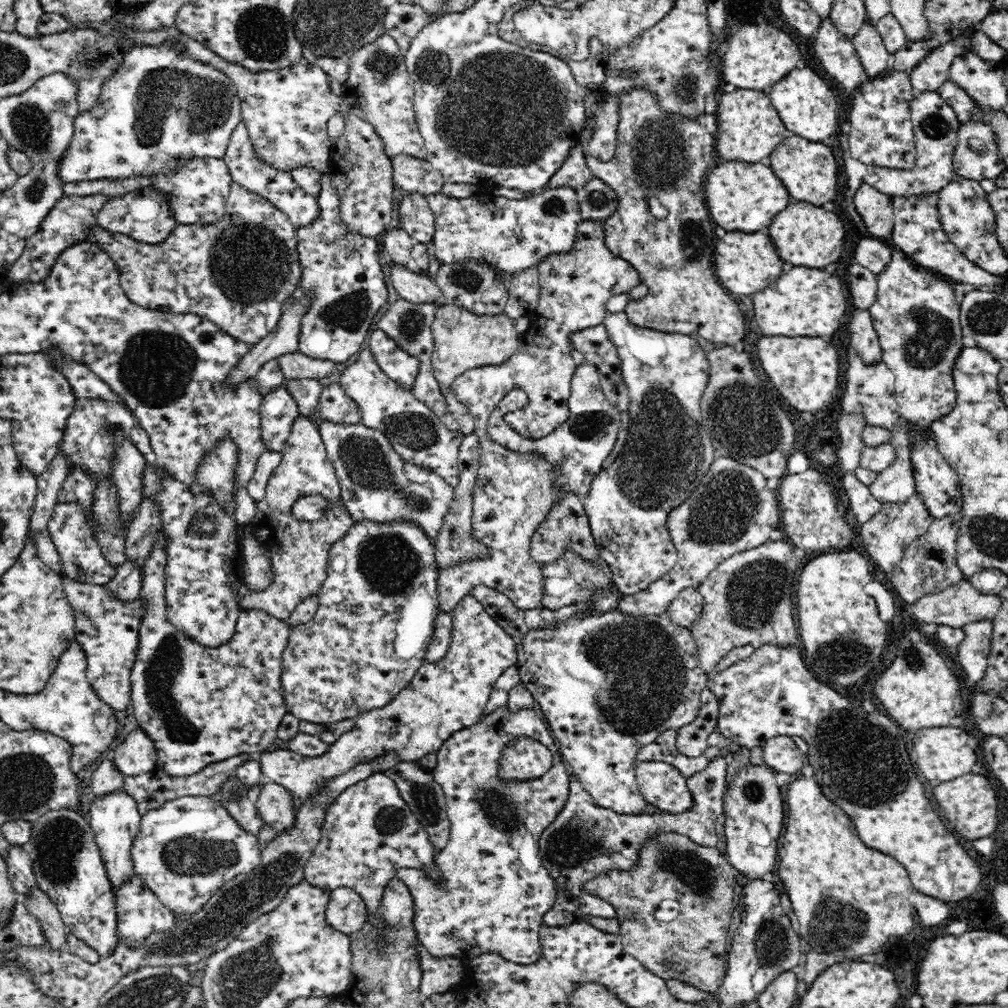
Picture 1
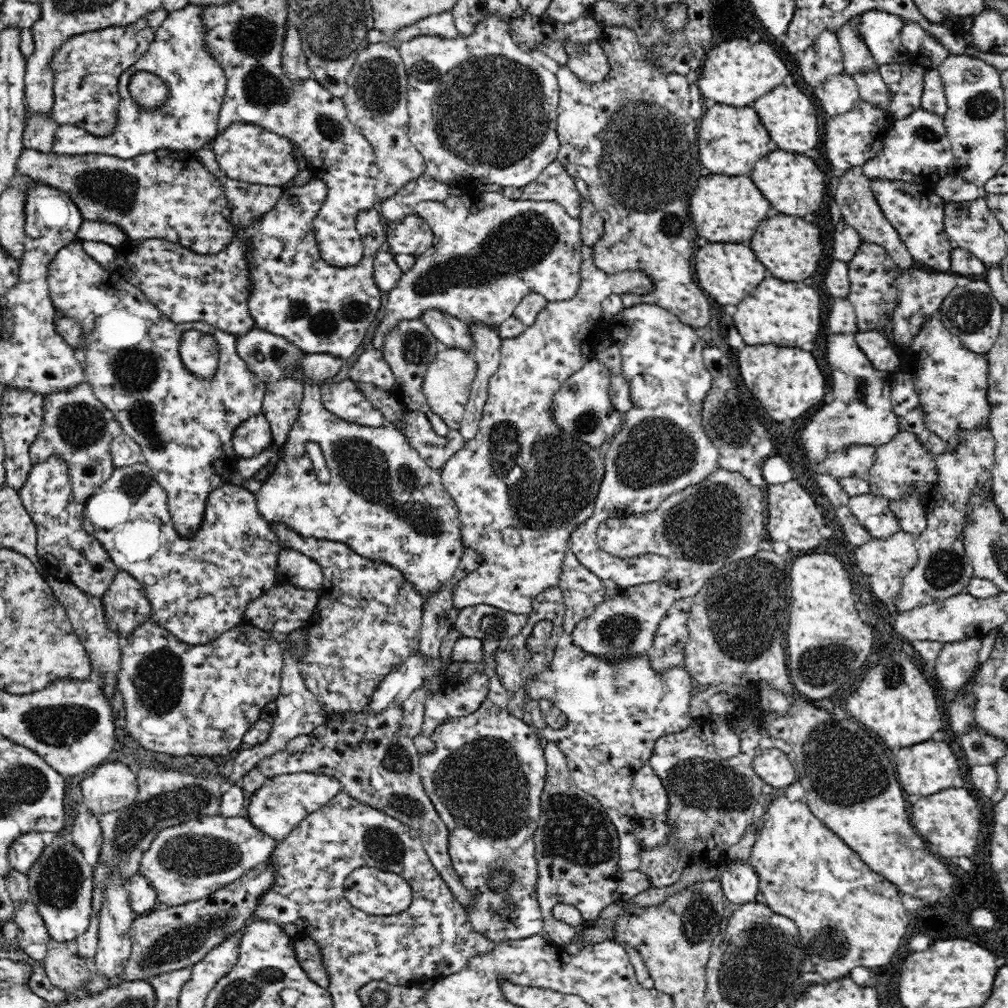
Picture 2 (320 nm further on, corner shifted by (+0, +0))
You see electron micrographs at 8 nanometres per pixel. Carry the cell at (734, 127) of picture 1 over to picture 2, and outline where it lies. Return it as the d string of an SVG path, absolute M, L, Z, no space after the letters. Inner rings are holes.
M716 103L710 109L704 109L698 123L700 124L699 136L697 137L700 161L702 167L708 168L712 174L746 176L753 171L758 160L778 149L778 145L768 133L767 126L764 126L763 121L760 121L759 113L750 105L738 106Z

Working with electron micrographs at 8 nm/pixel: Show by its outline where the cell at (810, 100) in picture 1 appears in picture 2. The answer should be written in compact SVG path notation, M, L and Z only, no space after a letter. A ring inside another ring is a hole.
M780 84L772 89L772 92L764 93L764 96L760 96L750 106L759 113L760 121L763 121L764 126L767 126L768 133L778 145L778 149L803 154L818 146L821 139L820 132L822 132L818 128L818 108L796 85Z

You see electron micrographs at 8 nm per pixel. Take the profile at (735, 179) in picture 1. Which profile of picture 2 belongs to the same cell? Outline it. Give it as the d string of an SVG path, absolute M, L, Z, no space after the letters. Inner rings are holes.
M716 173L702 176L698 180L698 188L689 201L692 220L696 226L698 236L706 238L708 242L723 241L750 242L758 224L773 213L773 208L760 192L752 178L747 176L724 176Z

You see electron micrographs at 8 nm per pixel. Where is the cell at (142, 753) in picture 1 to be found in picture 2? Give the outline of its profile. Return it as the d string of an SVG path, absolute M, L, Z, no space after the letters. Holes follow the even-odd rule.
M120 761L102 764L87 776L81 782L84 806L97 816L124 808L137 798L137 775Z

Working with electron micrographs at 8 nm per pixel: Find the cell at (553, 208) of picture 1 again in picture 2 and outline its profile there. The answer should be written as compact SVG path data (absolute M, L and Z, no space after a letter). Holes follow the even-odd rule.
M470 191L446 200L427 200L415 206L416 215L424 217L434 233L433 245L416 257L416 264L403 273L397 285L389 290L384 318L380 320L372 346L383 348L383 334L401 319L420 319L426 310L451 314L467 325L483 324L494 330L514 314L518 303L530 292L541 294L547 301L568 300L579 291L583 260L581 222L556 201L510 200L496 192Z

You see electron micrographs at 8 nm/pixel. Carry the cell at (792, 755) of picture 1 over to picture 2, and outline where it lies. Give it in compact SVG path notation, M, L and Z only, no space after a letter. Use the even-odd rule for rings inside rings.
M776 747L758 750L751 765L766 784L773 786L774 791L790 786L798 780L794 761Z

